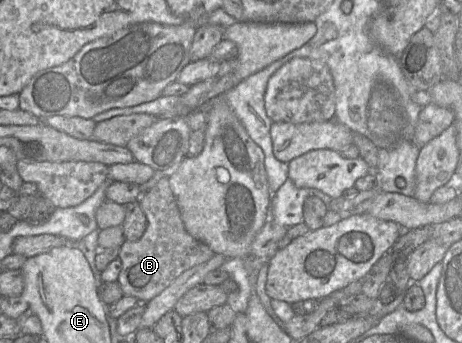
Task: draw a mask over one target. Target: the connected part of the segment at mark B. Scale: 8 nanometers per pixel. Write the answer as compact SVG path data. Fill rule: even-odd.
M168 177L161 178L147 193L142 193L139 204L146 216L147 228L139 240L126 240L120 247L121 271L117 283L123 296L135 297L139 303L145 304L183 272L208 261L214 253L186 231Z

